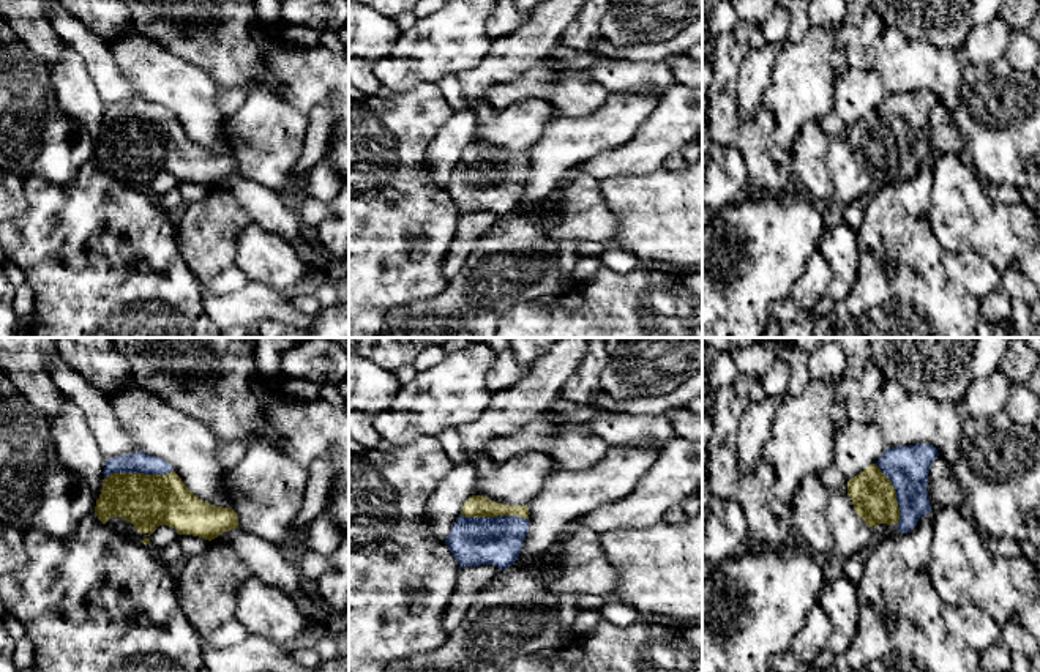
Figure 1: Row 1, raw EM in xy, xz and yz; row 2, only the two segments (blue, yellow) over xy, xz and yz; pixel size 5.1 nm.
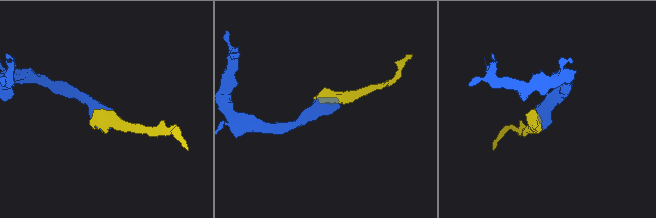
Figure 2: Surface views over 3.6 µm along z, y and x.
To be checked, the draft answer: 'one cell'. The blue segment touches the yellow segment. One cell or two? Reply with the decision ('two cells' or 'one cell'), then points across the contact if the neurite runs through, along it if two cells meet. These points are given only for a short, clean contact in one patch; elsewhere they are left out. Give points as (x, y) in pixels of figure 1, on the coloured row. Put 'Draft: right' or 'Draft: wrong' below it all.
one cell | across xy (138, 462), (138, 472), (145, 500)
Draft: right

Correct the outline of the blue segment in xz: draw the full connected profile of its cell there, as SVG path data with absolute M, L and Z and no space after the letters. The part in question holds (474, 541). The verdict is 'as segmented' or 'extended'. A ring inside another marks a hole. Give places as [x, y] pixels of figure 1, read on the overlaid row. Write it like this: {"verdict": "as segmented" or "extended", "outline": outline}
{"verdict": "extended", "outline": "M472 495L453 524L445 543L459 568L494 565L511 566L529 532L527 505L502 505Z"}

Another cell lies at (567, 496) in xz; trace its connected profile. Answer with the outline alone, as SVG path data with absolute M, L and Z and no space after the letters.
M664 443L612 445L606 456L587 470L554 470L543 491L527 505L529 532L518 560L526 563L538 558L562 538L568 524L604 503L615 503L630 495L663 448Z

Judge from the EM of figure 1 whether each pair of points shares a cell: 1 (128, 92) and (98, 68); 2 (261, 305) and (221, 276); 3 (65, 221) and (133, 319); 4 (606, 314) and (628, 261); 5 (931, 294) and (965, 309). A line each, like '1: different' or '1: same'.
1: same
2: different
3: same
4: different
5: same

